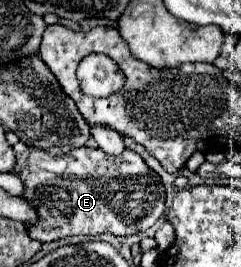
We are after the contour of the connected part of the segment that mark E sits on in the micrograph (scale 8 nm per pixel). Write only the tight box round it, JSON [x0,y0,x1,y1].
[18,146,166,242]

